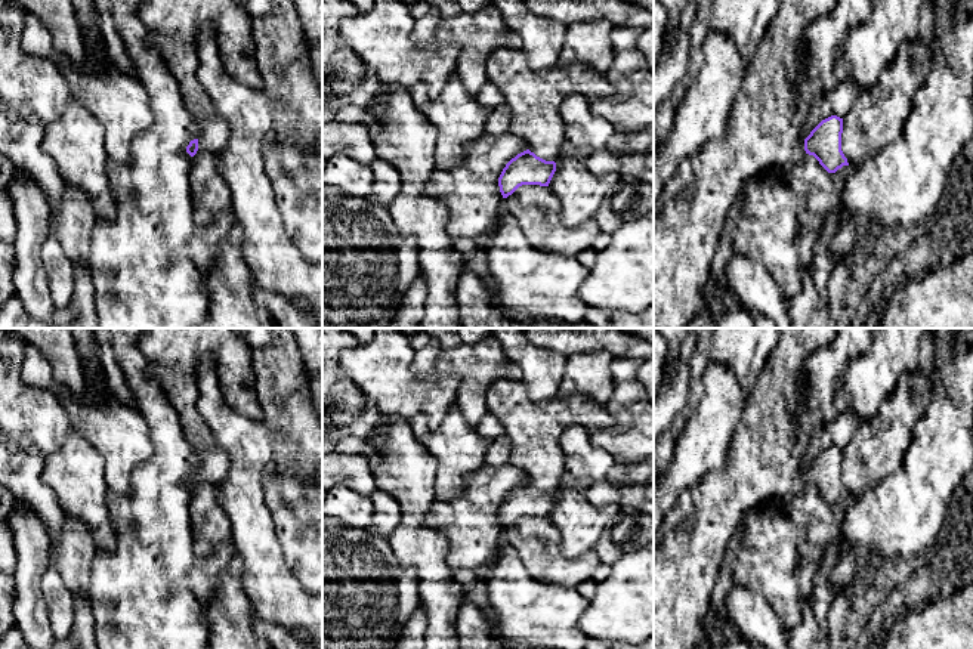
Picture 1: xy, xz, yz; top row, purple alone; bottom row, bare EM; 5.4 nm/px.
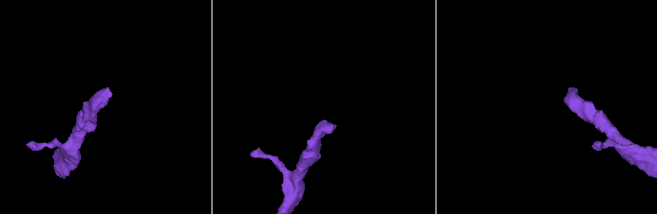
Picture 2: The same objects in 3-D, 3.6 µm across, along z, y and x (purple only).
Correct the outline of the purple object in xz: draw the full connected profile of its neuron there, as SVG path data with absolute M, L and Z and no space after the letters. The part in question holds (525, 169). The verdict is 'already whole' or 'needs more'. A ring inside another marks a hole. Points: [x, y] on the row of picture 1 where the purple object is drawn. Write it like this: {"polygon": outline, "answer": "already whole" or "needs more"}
{"polygon": "M522 47L494 50L486 74L512 111L509 133L528 146L506 164L498 177L503 198L522 185L549 186L563 142L560 106L568 96L580 95L591 101L614 93L605 74L580 62L534 71Z", "answer": "needs more"}

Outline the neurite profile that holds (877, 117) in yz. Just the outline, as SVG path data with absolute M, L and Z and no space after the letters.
M918 37L901 43L878 81L843 117L841 151L852 171L901 136L932 61L932 46Z

